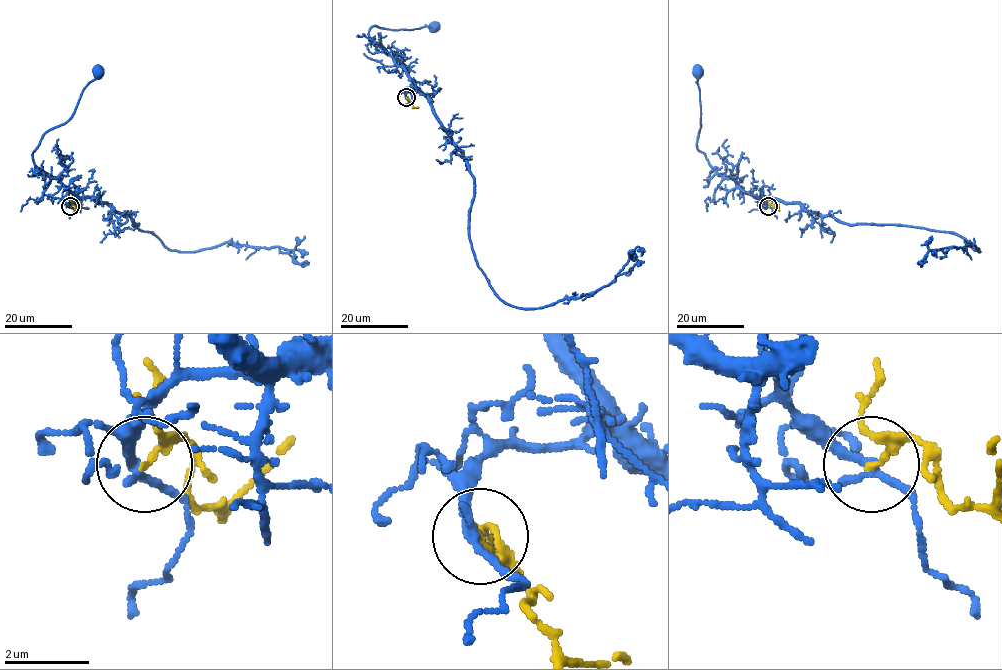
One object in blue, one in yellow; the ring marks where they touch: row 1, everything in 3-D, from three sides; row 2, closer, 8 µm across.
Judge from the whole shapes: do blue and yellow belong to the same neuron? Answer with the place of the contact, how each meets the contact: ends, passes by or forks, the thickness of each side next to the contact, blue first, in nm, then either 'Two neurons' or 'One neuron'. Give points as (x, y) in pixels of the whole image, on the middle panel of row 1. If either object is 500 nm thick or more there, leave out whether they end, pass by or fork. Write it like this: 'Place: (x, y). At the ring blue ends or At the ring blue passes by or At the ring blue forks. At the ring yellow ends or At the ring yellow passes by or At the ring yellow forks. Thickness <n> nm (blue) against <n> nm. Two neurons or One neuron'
Place: (406, 97). At the ring blue passes by. At the ring yellow passes by. Thickness 220 nm (blue) against 130 nm. Two neurons

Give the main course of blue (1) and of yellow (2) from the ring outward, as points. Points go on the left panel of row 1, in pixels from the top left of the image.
1: (70, 206), (79, 198), (42, 173), (33, 152), (41, 137), (71, 116), (97, 72)
2: (70, 206), (74, 204), (76, 210), (82, 204)

